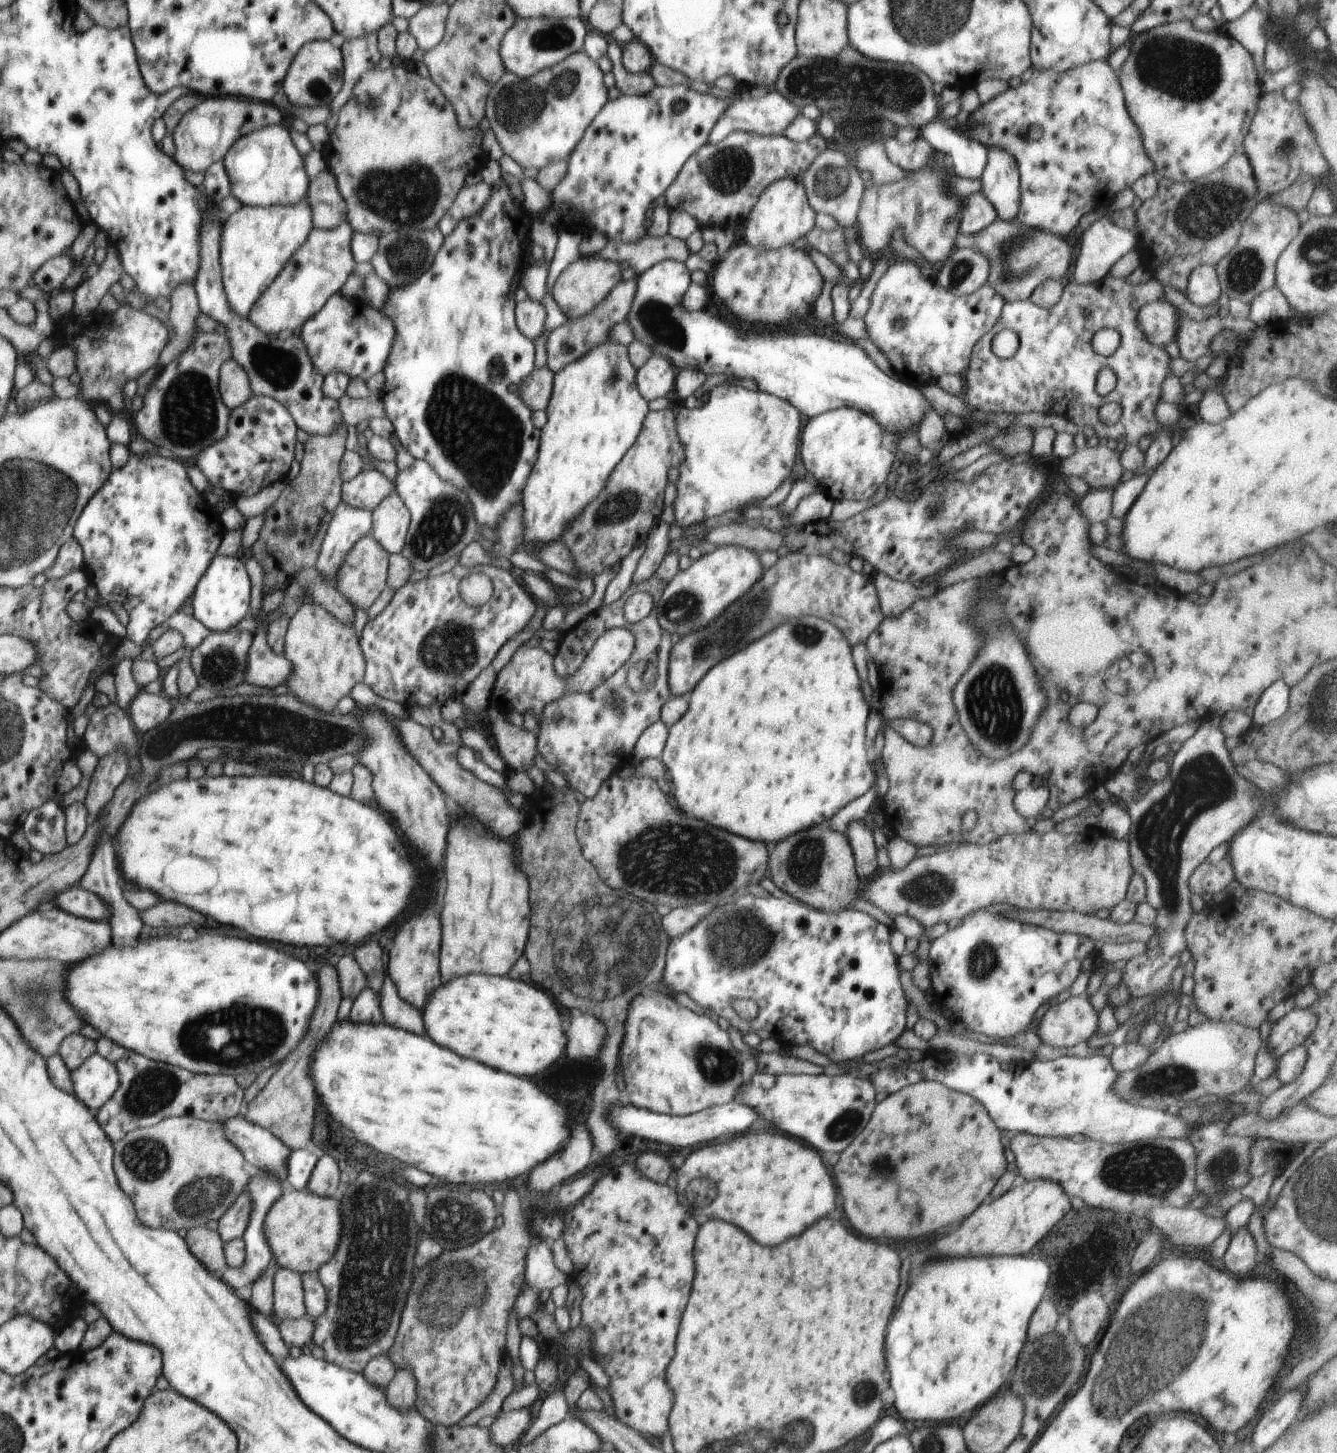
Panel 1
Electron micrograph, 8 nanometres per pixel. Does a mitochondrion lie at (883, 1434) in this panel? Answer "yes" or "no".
no

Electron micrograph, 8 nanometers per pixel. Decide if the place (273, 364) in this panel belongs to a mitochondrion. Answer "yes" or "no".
yes

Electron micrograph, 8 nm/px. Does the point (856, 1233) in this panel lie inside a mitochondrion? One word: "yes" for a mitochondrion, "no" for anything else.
no

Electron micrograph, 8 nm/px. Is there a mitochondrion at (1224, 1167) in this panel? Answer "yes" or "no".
yes

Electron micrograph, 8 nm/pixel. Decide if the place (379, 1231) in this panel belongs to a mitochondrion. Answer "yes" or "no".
yes

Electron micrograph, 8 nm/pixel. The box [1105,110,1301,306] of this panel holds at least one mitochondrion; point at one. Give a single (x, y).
(1204, 211)

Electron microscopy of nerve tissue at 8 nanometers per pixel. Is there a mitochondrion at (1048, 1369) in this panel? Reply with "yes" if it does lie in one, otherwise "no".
yes

